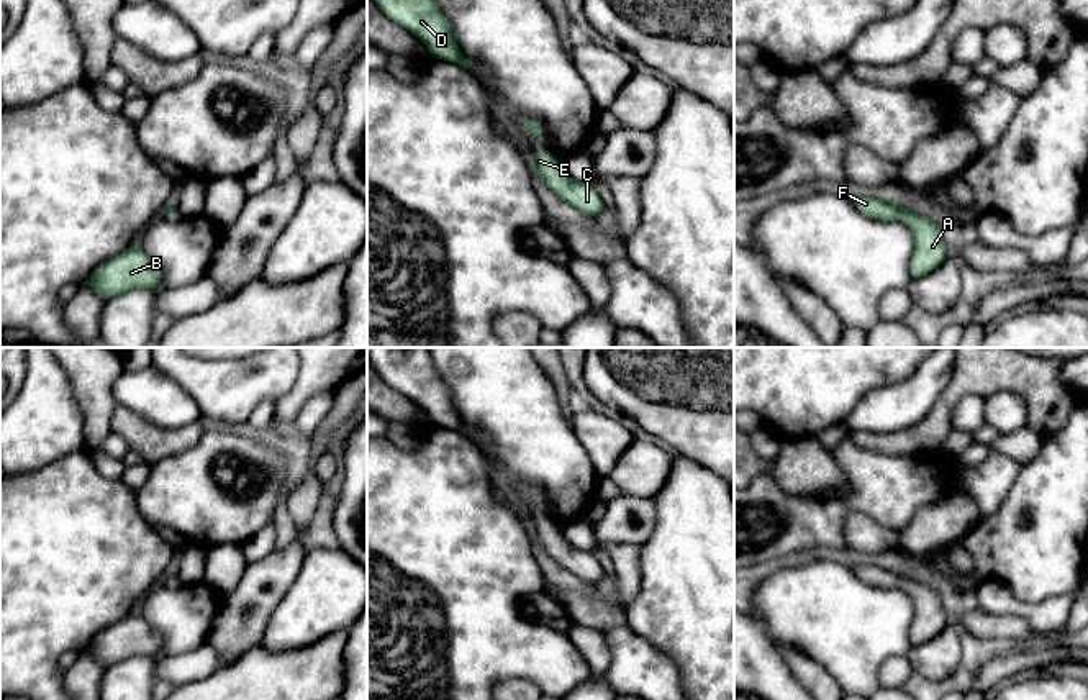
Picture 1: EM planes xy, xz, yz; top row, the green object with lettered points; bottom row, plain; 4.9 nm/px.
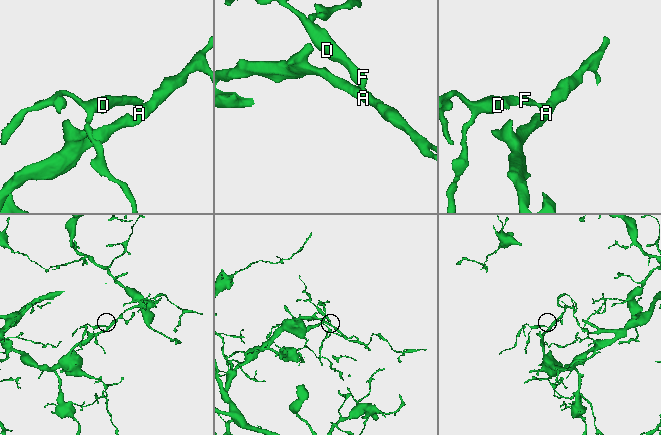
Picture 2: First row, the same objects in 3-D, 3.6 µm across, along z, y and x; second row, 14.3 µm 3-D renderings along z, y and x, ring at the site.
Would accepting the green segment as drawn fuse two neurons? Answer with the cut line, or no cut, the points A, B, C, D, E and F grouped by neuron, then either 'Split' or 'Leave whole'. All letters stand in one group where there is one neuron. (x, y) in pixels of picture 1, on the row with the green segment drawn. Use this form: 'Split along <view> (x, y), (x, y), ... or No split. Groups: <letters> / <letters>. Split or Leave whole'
No split. Groups: A B C D E F. Leave whole

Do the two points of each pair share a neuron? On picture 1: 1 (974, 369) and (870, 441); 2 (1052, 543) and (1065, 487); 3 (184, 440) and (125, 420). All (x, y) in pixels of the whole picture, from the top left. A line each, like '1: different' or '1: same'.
1: same
2: same
3: same

